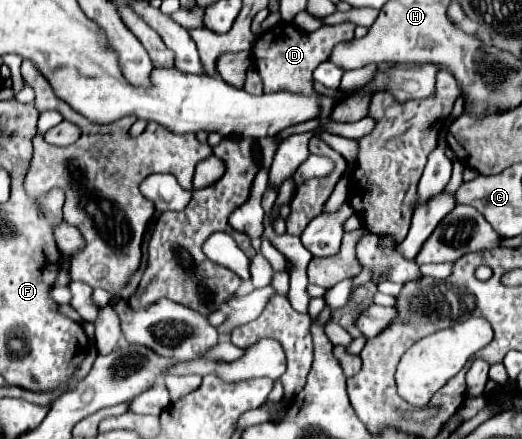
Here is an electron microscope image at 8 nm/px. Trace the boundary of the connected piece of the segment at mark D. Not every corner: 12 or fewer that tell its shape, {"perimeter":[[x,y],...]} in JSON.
{"perimeter":[[280,21],[254,43],[264,93],[316,93],[312,71],[354,23],[304,33]]}

